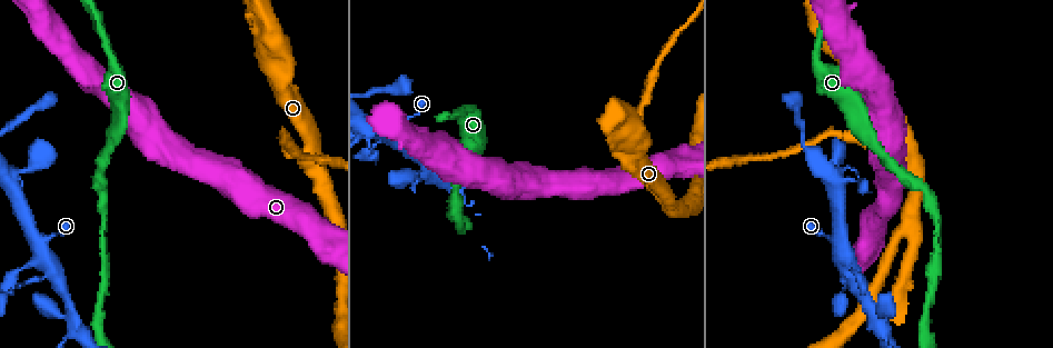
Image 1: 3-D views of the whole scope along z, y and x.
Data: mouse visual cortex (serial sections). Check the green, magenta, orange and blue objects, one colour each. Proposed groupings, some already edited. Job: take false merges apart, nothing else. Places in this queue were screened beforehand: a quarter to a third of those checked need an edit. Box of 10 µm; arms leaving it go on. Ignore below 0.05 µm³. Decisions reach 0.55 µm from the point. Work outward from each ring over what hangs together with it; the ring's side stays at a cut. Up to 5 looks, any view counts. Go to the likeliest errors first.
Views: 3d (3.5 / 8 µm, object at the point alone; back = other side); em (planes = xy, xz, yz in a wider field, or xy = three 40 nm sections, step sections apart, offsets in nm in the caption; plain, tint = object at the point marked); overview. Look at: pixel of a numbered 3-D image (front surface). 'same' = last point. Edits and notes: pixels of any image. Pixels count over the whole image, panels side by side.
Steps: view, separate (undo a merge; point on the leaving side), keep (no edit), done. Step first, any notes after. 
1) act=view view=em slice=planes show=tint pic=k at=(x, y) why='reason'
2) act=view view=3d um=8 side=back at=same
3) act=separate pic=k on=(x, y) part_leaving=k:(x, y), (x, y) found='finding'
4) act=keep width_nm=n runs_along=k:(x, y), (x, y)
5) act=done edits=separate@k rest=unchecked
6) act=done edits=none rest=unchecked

act=view view=3d um=3.5 pic=1 at=(845, 276) why='arms run side by side'

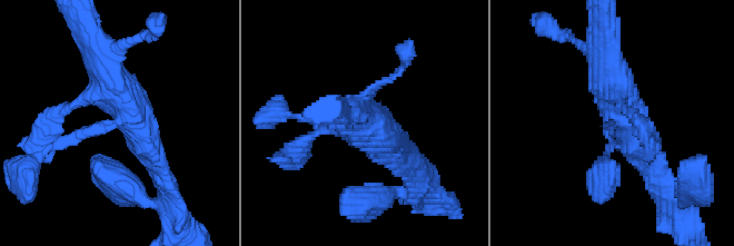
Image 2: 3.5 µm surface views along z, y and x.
act=view view=em slice=xy step=2 show=plain pic=2 at=(115, 120) why='shape alone is not enough'

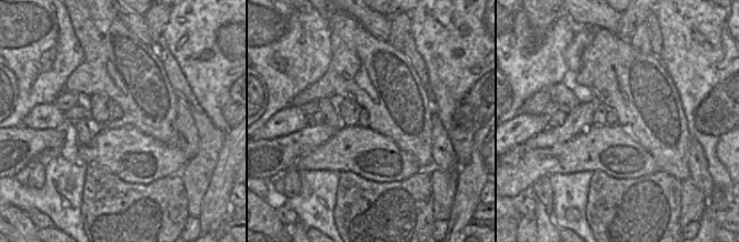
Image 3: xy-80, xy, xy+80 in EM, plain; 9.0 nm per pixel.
act=view view=em slice=xy step=2 show=tint at=same

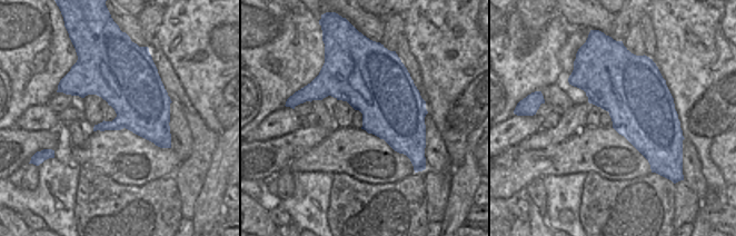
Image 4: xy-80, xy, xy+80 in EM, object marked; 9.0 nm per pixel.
act=keep width_nm=500 runs_along=2:(593, 55), (655, 171) found='continuous, no second cell'

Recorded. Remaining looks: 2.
act=view view=3d um=3.5 pic=1 at=(907, 149) why='three arms meet'

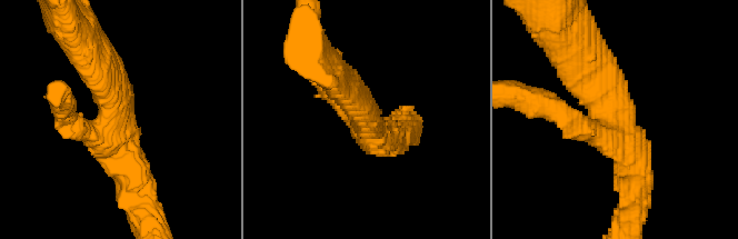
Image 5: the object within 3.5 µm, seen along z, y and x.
act=view view=em slice=xy step=5 show=tint pic=5 at=(117, 118) arms=3 arm_widths_nm=300,450,500

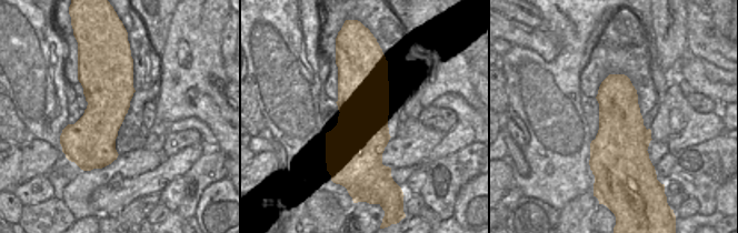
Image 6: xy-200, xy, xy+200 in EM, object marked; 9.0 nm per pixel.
act=separate pic=5 on=(73, 131) found='two cells meet here'

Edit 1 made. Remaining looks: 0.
act=done edits=separate@5 rest=unchecked

